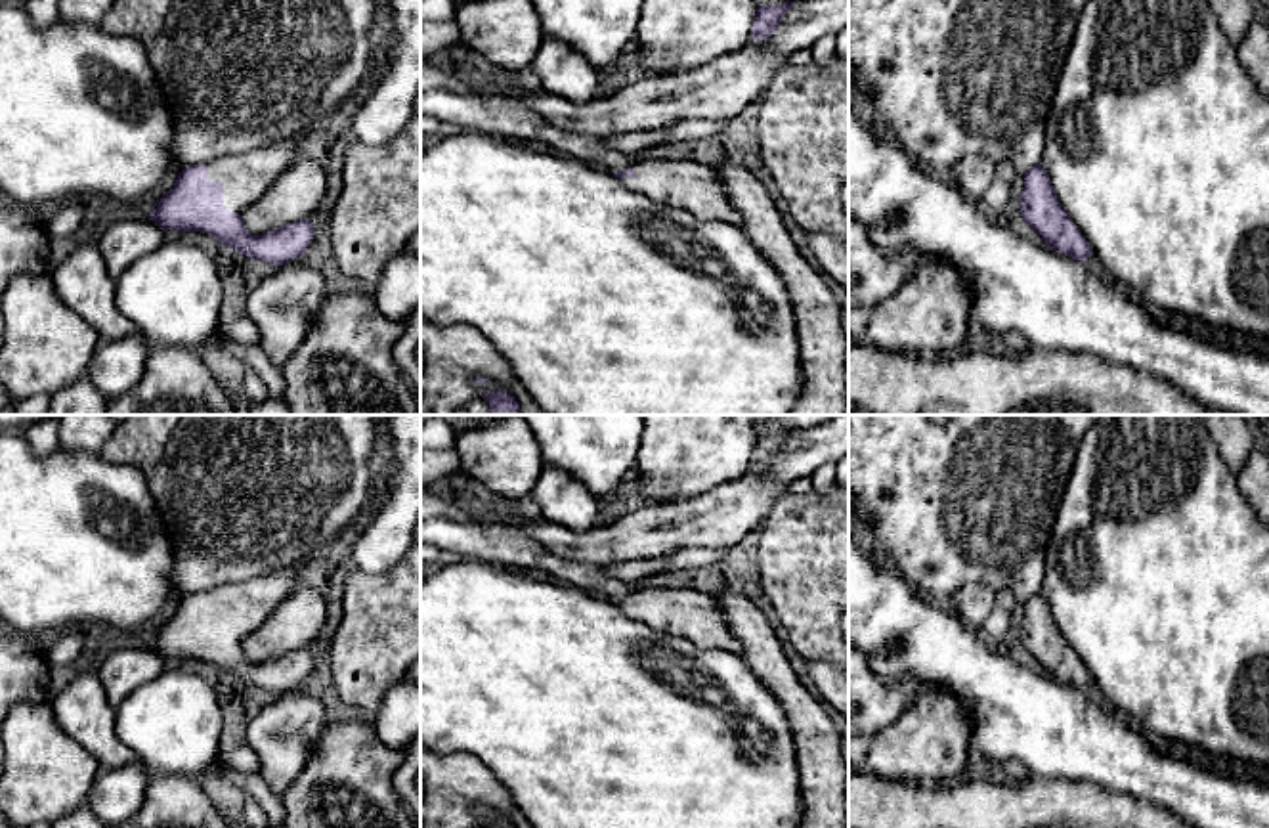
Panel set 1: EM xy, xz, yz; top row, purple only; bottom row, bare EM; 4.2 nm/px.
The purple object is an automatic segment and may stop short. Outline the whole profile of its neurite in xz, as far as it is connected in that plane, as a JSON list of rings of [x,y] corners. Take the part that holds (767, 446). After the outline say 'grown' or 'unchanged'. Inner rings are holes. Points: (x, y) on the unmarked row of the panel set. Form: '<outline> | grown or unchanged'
[[[797,430],[759,434],[751,455],[751,468],[763,468],[766,465],[772,465],[785,442],[795,434]]] | unchanged

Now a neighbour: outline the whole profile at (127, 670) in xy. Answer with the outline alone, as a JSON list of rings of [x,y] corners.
[[[147,646],[111,652],[97,675],[113,708],[164,671],[164,660]]]

